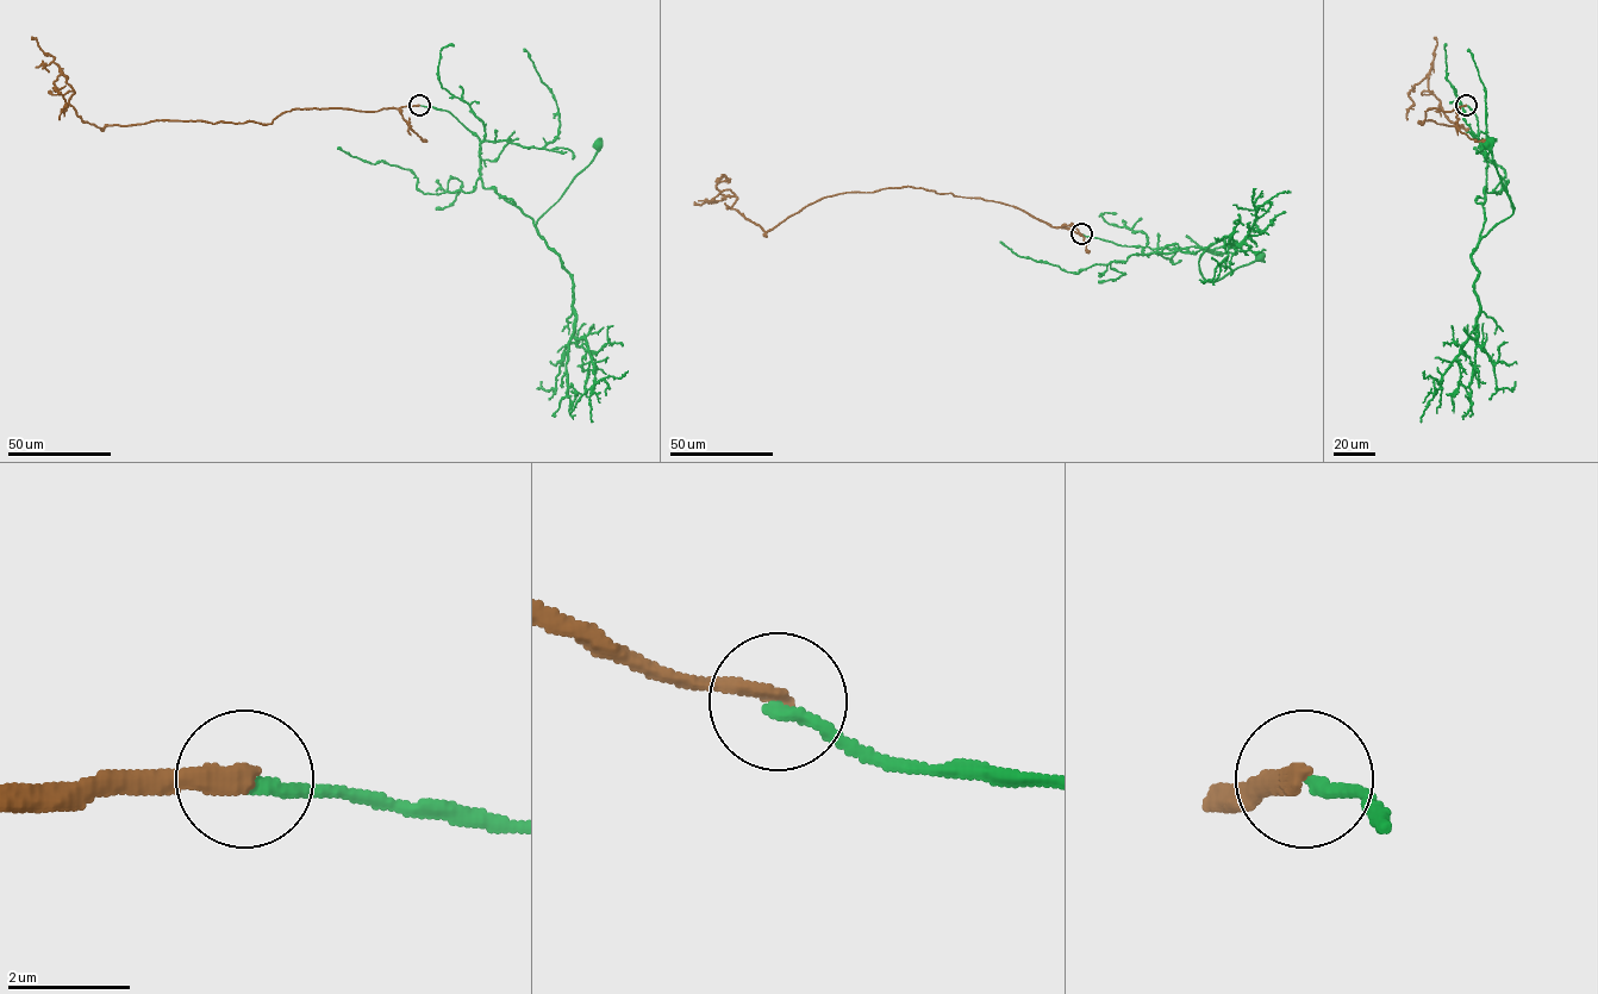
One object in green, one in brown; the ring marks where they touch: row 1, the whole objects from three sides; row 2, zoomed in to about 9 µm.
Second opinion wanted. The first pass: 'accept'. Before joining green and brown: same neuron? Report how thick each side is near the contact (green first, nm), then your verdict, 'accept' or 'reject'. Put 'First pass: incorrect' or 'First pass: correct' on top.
First pass: incorrect
220/320 nm | reject

